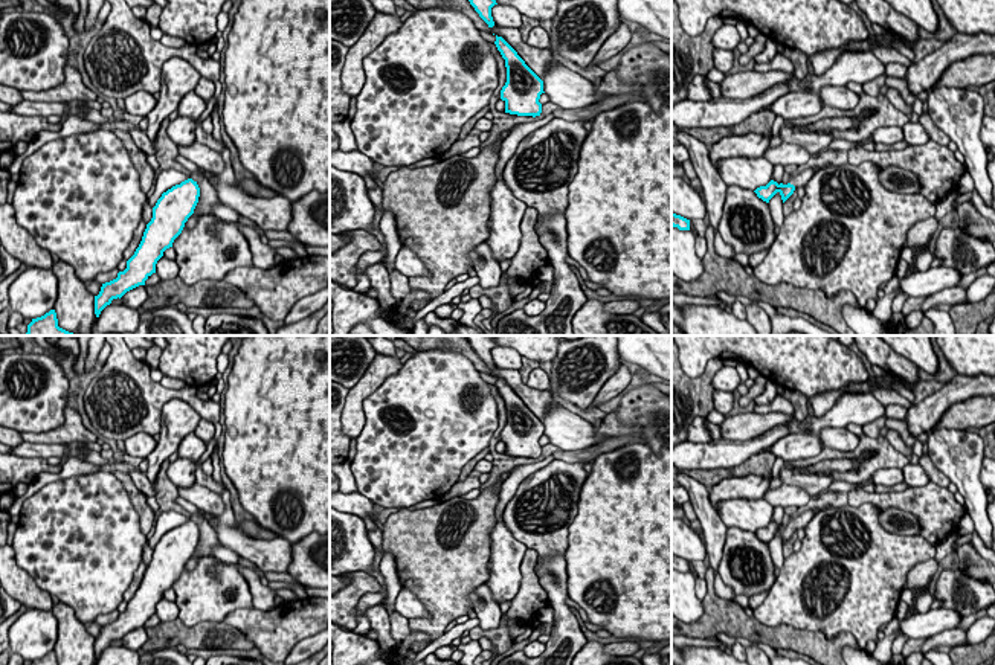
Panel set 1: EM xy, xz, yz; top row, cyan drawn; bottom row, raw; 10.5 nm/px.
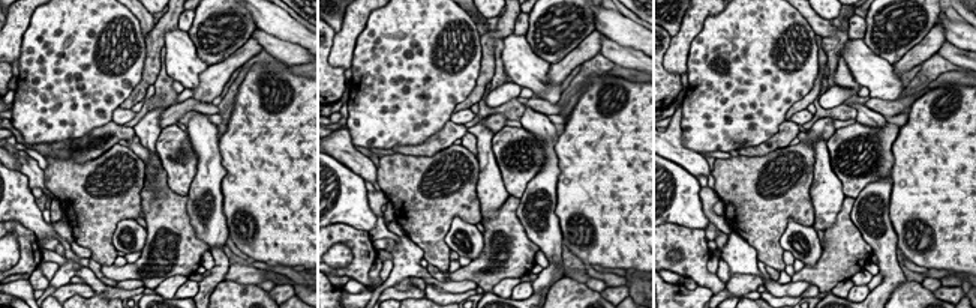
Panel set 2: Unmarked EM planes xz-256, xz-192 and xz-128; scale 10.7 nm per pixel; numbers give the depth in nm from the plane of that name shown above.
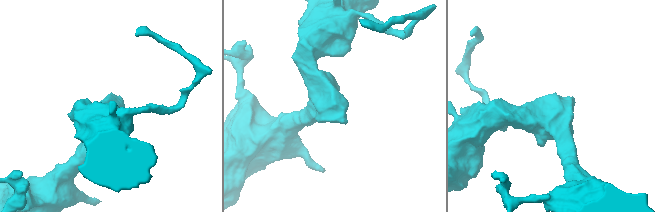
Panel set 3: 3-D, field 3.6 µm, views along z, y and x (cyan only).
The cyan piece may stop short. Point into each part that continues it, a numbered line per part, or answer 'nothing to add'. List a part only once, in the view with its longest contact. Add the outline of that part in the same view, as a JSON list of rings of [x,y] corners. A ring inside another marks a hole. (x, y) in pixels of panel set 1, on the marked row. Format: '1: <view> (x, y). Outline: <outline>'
1: yz (800, 180). Outline: [[[810,166],[801,171],[800,174],[797,174],[795,177],[791,177],[789,183],[794,185],[795,189],[804,188],[818,169],[820,169],[818,166]]]

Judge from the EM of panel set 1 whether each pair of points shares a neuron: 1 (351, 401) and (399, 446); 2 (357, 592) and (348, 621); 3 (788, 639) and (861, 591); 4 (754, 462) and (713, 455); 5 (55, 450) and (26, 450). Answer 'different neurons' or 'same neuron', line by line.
1: different neurons
2: same neuron
3: different neurons
4: different neurons
5: same neuron

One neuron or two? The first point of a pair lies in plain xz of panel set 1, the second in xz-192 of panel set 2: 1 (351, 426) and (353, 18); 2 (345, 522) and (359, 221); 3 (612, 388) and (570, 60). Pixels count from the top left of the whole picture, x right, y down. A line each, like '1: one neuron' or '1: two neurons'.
1: one neuron
2: one neuron
3: one neuron

